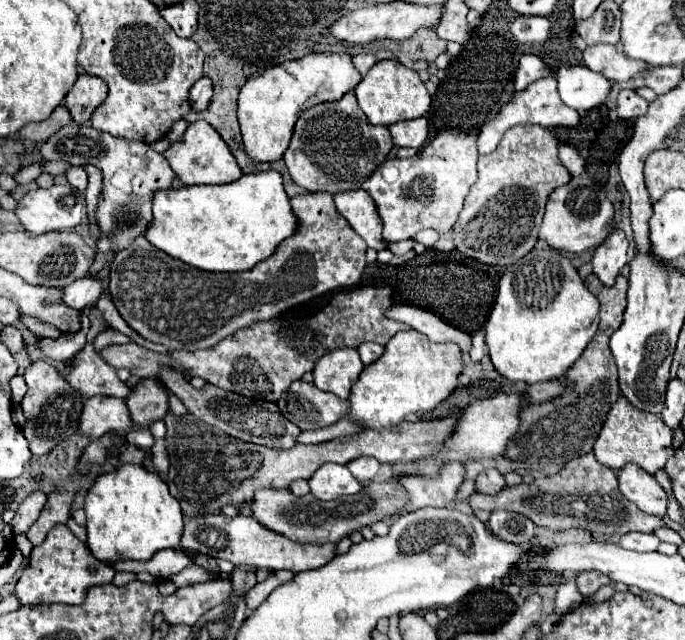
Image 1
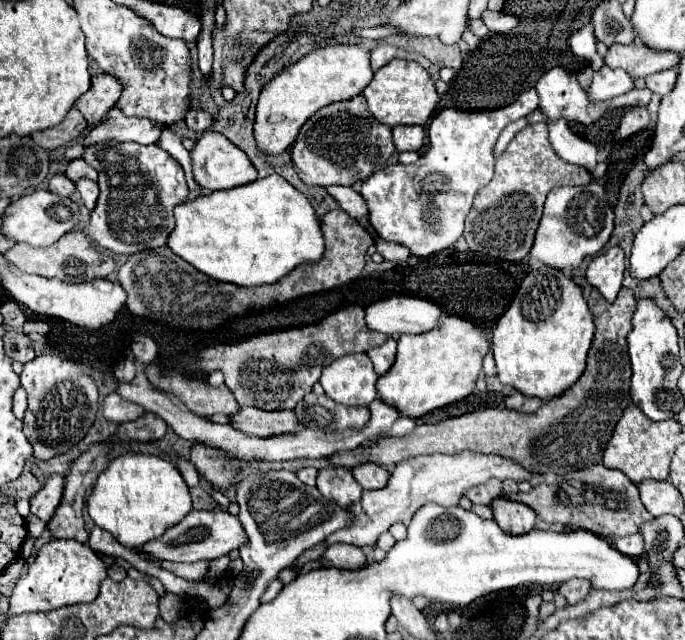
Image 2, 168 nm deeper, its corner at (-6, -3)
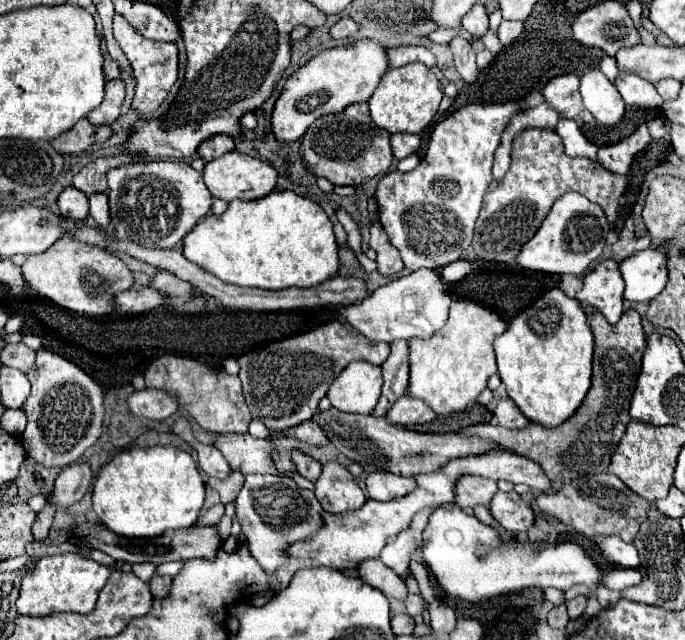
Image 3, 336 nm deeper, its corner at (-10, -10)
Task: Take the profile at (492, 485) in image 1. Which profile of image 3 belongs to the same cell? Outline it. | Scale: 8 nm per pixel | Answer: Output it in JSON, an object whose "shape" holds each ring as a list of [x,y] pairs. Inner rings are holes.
{"shape":[[[462,479],[462,483],[458,483],[458,503],[456,505],[462,509],[476,507],[476,505],[488,507],[496,491],[498,491],[498,485],[494,481]]]}

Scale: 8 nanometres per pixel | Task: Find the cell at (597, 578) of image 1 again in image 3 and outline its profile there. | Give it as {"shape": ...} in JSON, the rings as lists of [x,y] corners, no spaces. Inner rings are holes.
{"shape":[[[578,595],[578,597],[570,599],[570,601],[566,601],[570,619],[578,619],[578,617],[584,613],[584,609],[586,609],[586,599],[588,599],[586,595]]]}

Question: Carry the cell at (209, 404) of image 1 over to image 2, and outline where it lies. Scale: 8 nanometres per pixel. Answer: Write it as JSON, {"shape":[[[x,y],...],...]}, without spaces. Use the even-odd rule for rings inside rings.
{"shape":[[[240,408],[240,414],[232,416],[230,424],[240,432],[256,434],[262,438],[274,436],[274,434],[294,434],[304,428],[302,424],[298,424],[292,410],[266,412],[258,408]]]}

